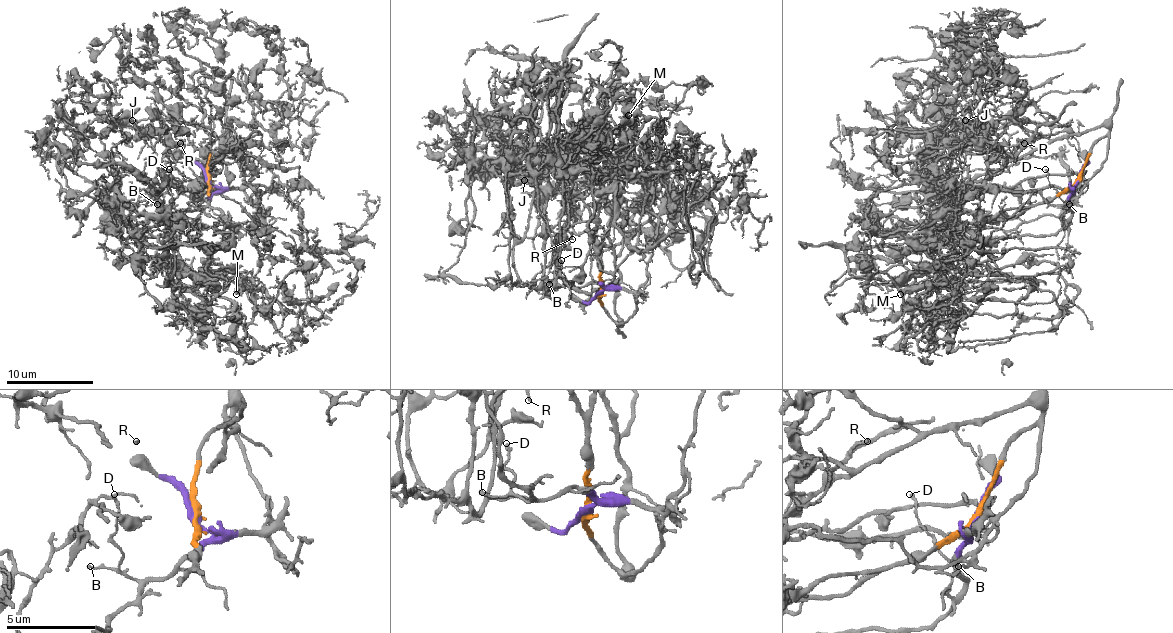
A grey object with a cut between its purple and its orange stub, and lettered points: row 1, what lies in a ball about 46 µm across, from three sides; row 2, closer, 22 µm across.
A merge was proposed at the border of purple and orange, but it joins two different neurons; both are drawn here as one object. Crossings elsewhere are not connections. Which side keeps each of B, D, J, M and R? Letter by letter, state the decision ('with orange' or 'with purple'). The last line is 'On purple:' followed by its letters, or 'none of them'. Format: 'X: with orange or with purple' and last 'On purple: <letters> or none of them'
B: with purple
D: with purple
J: with orange
M: with orange
R: with orange
On purple: B, D

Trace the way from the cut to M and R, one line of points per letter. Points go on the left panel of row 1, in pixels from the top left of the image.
M: (208, 178), (208, 204), (241, 225), (260, 258), (254, 286), (250, 290), (245, 280), (241, 280), (237, 295)
R: (208, 178), (208, 147), (226, 125), (224, 132), (228, 136), (211, 160), (182, 158), (176, 152), (180, 143)

